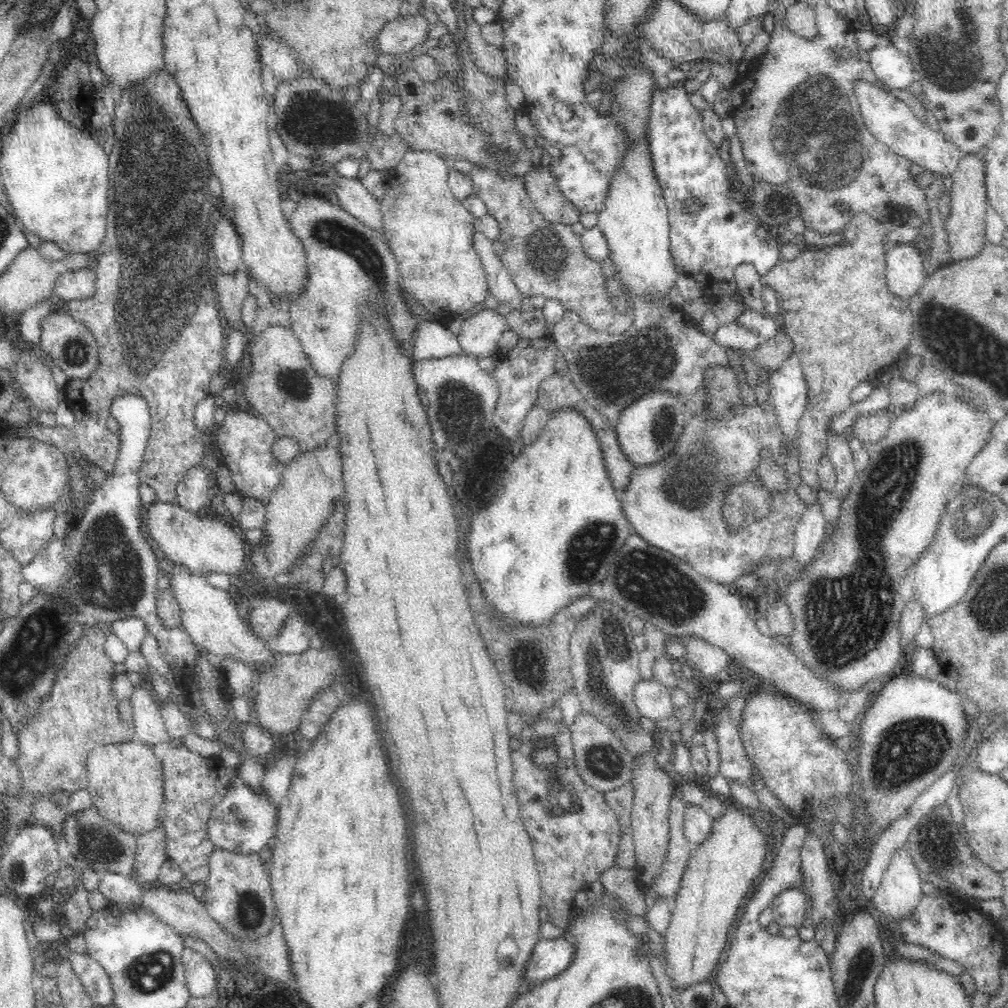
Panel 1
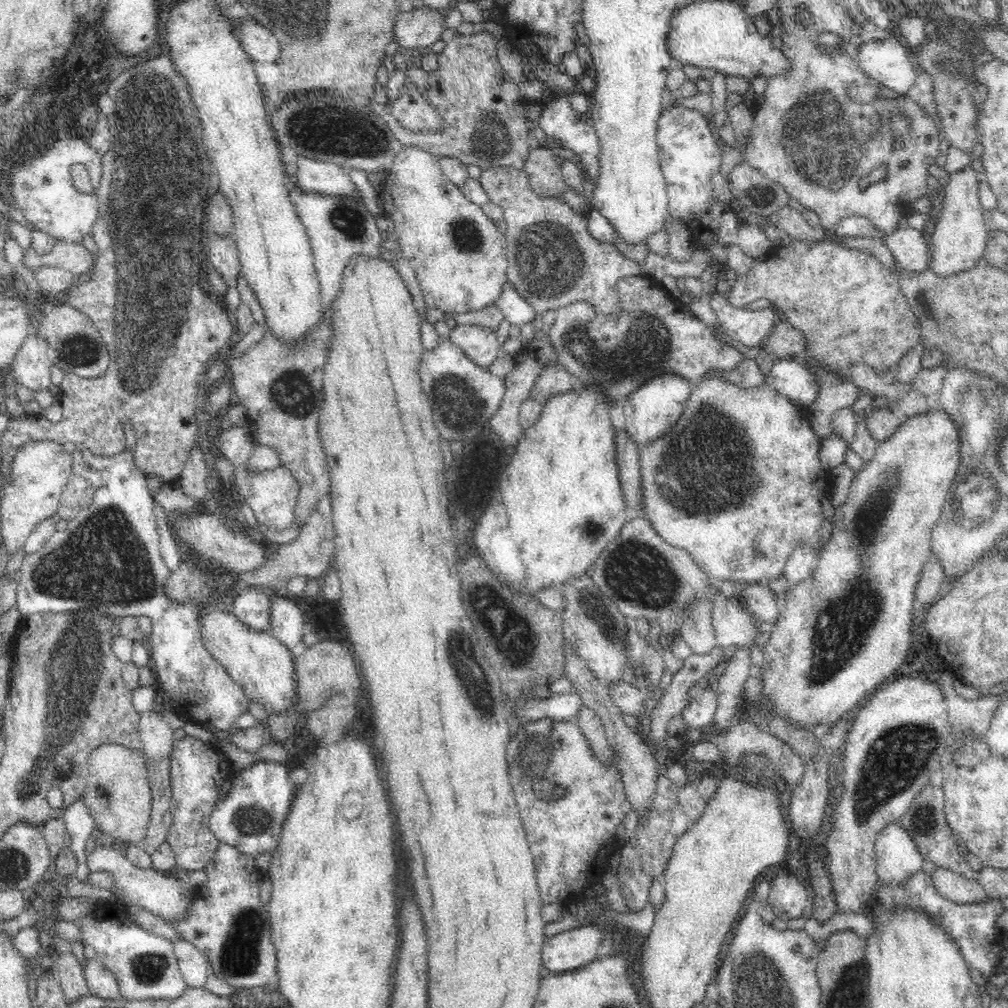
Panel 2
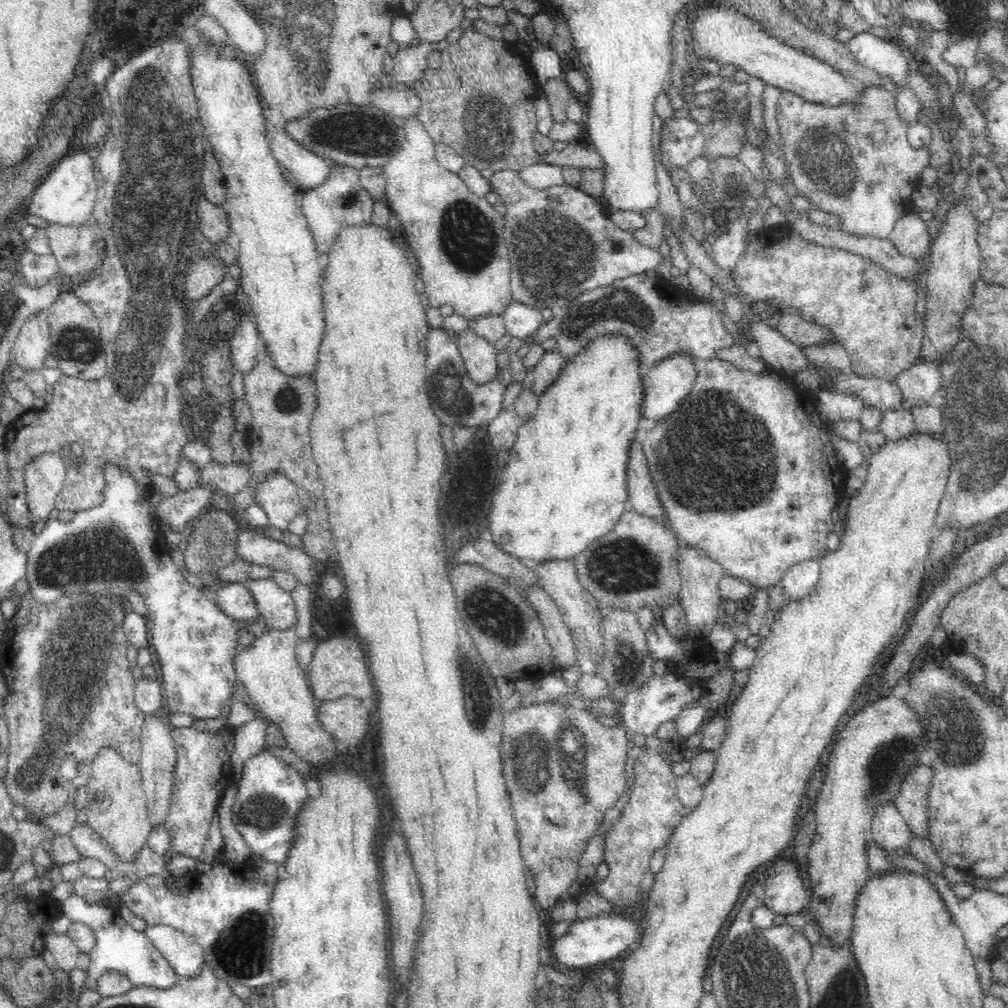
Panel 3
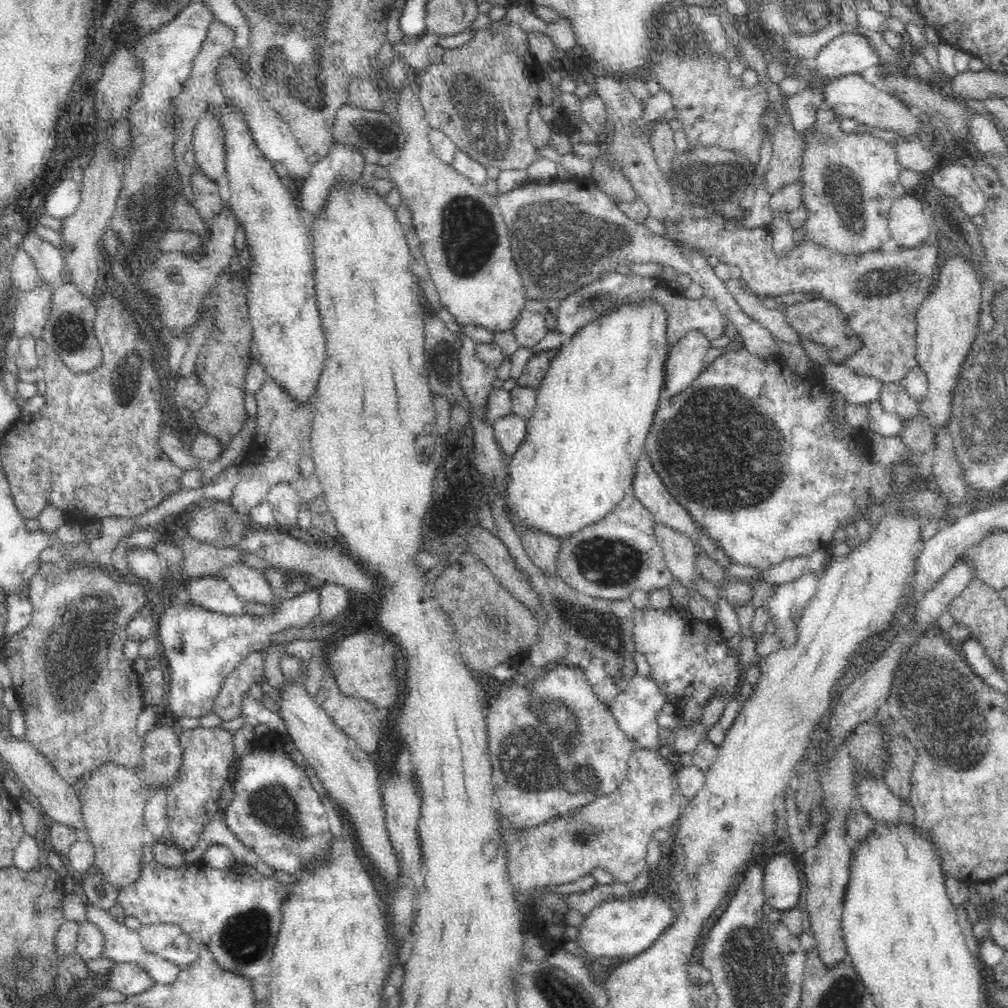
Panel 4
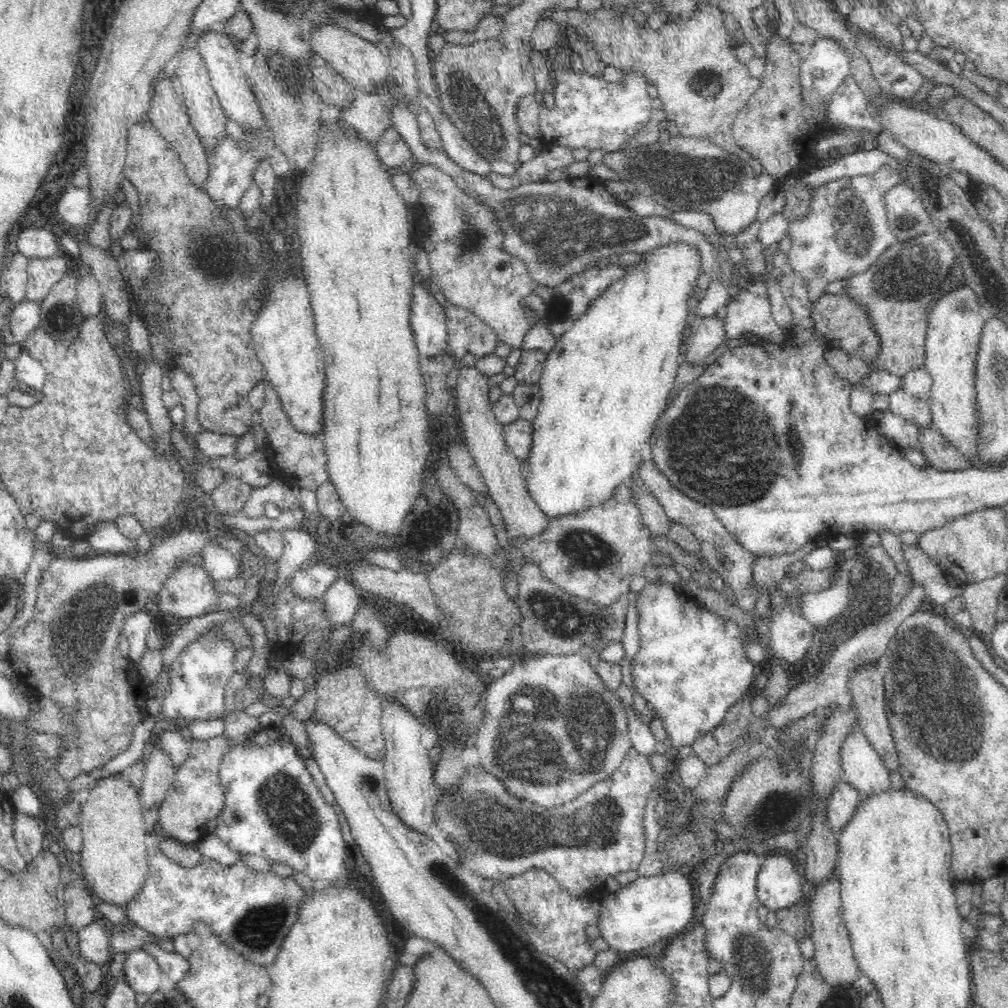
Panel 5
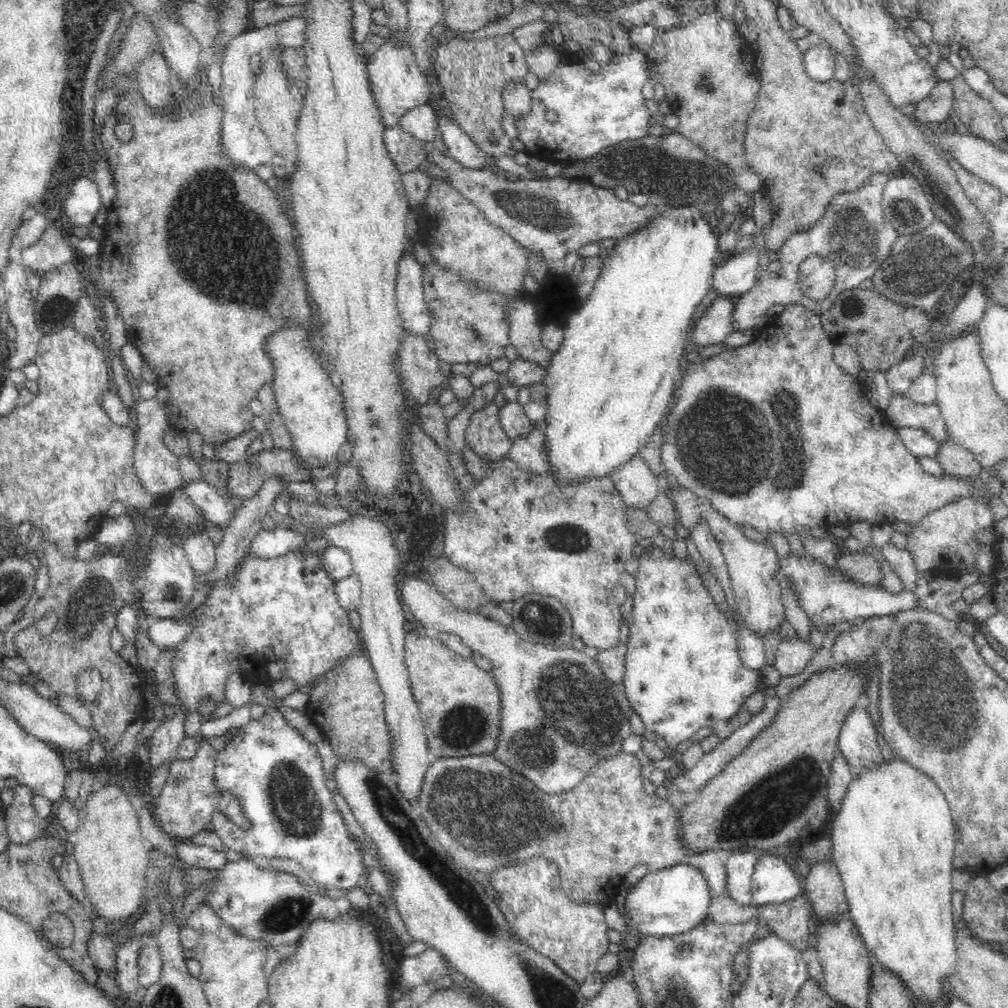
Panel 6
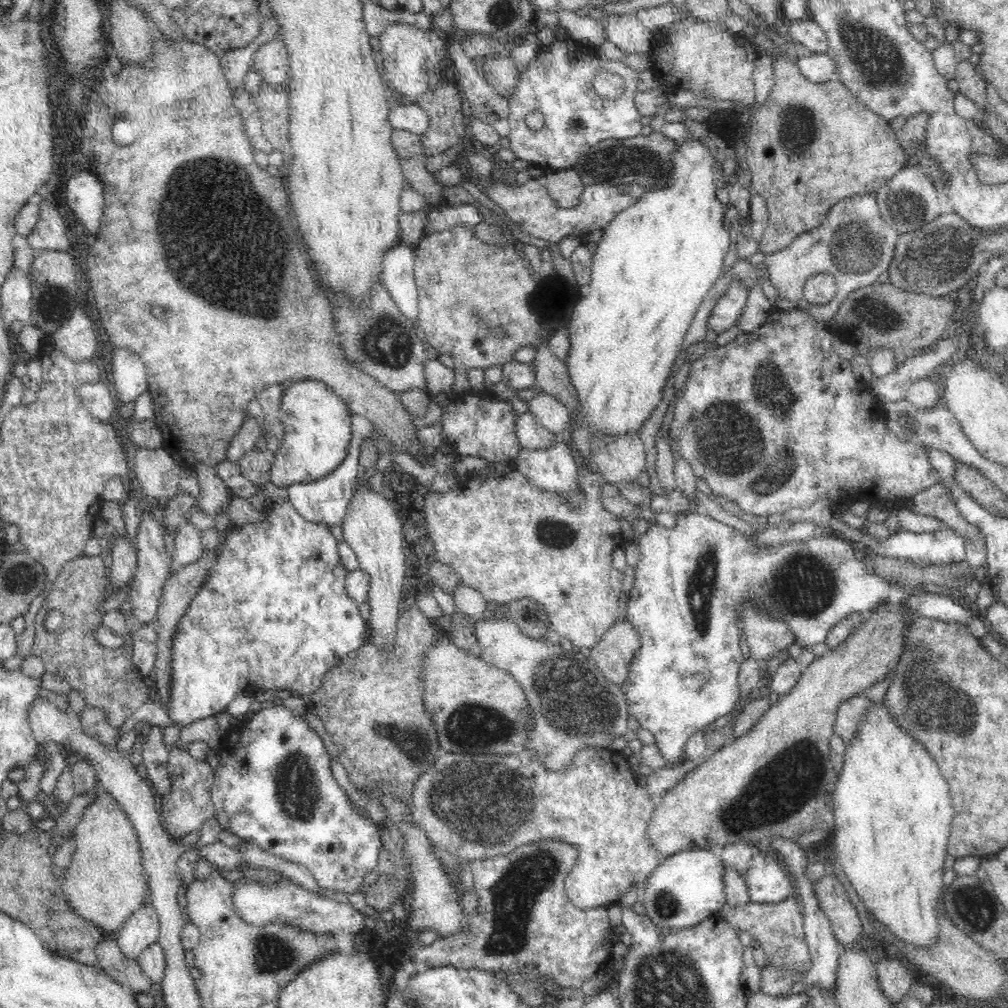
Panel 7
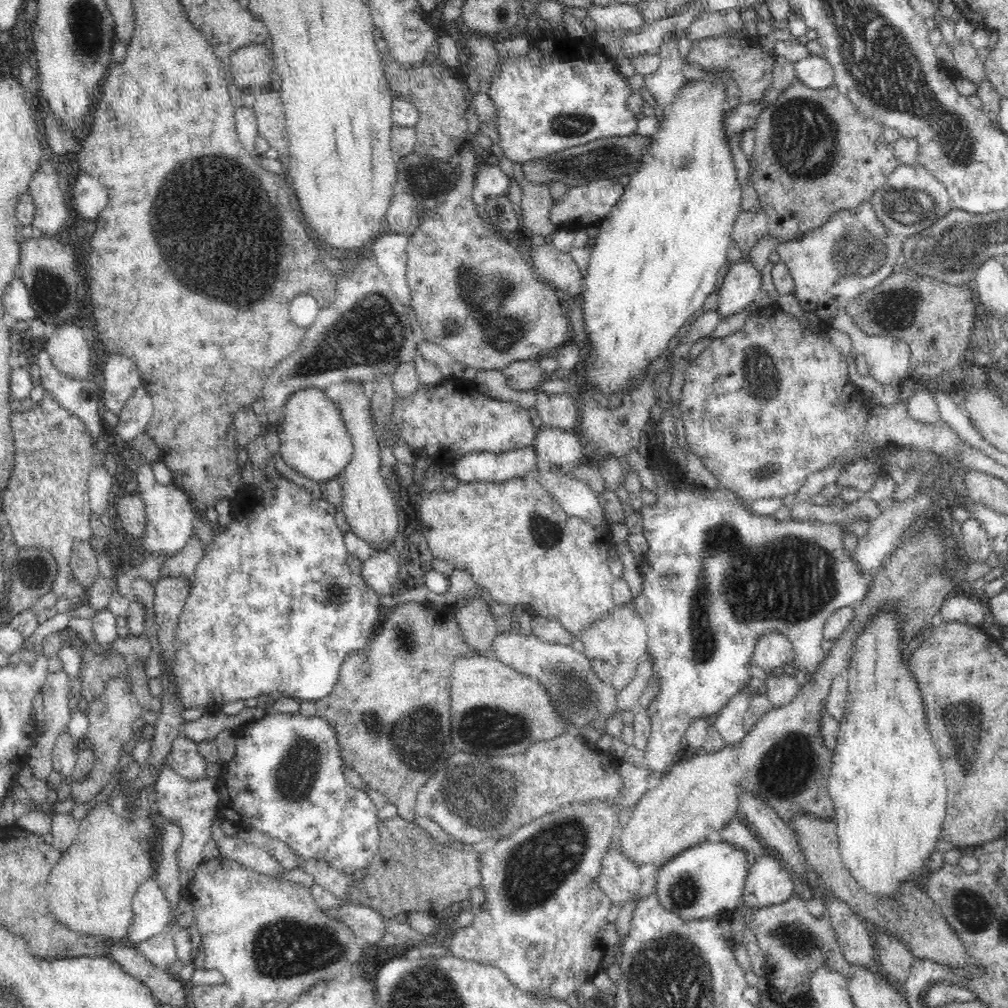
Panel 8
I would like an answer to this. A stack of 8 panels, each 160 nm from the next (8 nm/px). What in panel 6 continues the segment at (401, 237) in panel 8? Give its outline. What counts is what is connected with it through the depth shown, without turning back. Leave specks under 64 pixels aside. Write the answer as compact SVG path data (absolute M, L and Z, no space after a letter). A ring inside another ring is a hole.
M412 255L402 256L395 282L398 310L405 330L429 340L432 313L424 298L422 265Z

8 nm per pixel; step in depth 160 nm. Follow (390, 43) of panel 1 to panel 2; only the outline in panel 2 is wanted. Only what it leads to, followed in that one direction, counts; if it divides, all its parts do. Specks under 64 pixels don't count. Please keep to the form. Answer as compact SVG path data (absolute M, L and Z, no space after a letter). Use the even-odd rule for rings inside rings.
M426 5L410 12L399 12L394 25L393 41L407 54L431 46L440 40L440 34L445 30L443 22L447 12L448 9L437 11Z

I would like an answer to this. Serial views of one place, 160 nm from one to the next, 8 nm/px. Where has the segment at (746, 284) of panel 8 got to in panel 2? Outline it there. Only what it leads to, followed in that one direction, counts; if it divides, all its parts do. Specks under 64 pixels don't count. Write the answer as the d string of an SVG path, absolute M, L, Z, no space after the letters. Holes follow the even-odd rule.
M658 374L650 378L646 384L639 386L622 402L625 414L624 428L628 436L639 446L656 440L672 429L681 418L686 402L694 386L677 374Z

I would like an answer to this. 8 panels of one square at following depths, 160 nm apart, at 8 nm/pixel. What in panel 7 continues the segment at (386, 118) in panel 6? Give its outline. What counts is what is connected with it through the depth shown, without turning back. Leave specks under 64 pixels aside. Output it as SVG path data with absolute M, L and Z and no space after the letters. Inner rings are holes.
M394 22L394 24L388 24L384 28L384 32L379 36L379 47L382 55L383 72L380 76L383 78L385 86L389 90L389 94L392 92L398 92L402 96L400 102L395 103L391 101L392 106L396 104L402 106L402 104L416 104L416 100L426 90L428 90L428 73L430 70L441 68L446 61L446 54L448 54L448 41L444 41L443 35L435 28L420 30L411 24L400 24Z

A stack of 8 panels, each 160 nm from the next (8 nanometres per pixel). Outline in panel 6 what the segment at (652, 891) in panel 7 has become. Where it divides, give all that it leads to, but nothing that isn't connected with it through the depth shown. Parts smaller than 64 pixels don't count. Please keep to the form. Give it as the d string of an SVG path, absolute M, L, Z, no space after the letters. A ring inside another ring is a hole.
M682 862L658 872L648 870L640 881L627 889L623 919L629 929L636 930L636 934L674 936L692 930L700 921L706 920L711 898L707 880L697 866Z

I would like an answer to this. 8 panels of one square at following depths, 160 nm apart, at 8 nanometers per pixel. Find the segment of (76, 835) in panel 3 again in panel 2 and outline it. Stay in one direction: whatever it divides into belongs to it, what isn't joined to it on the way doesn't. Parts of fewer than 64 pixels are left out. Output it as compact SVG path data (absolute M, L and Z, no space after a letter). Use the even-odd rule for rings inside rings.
M101 844L92 845L92 852L87 855L87 867L89 872L110 871L116 876L115 886L118 888L119 900L124 906L137 906L166 922L174 920L176 925L188 917L190 898L193 897L194 888L188 881L175 874L166 874L153 868L146 870L138 868L123 856L122 851L110 846L101 846Z

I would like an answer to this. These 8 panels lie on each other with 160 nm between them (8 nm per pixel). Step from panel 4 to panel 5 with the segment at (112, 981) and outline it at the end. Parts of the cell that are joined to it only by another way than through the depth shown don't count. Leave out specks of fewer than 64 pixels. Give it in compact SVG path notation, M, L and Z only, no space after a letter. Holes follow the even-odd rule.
M141 948L130 951L124 962L126 982L136 994L154 994L160 986L162 972L157 960Z

